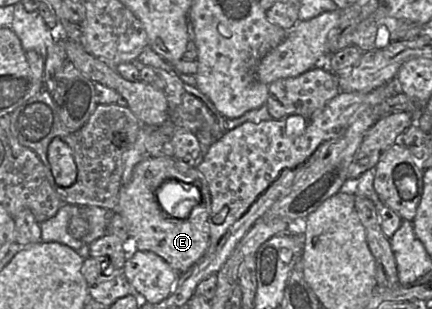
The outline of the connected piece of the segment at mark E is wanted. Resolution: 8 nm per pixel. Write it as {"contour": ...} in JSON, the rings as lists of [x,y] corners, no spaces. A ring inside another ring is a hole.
{"contour":[[[162,156],[147,157],[134,167],[130,181],[120,187],[117,211],[114,212],[123,217],[129,237],[135,241],[137,250],[155,253],[181,274],[201,259],[208,248],[211,207],[212,197],[206,179],[197,166],[188,165],[174,156]],[[171,179],[196,188],[195,195],[181,211],[181,216],[169,216],[157,199],[158,188]]]}

